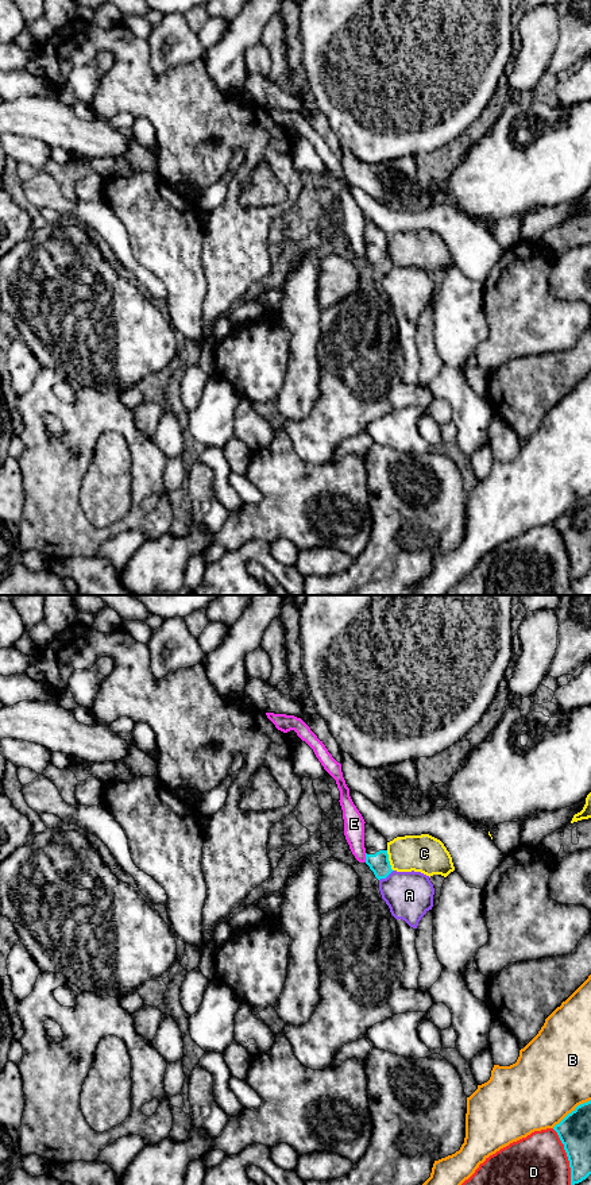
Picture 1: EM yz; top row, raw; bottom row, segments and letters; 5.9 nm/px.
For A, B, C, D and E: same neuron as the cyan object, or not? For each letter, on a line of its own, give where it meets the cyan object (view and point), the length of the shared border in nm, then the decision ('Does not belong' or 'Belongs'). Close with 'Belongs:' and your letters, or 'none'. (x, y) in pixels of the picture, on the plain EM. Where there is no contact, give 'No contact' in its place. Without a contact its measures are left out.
A: Touches cyan at yz (386, 271). Shared border 110 nm. Does not belong
B: Touches cyan at yz (572, 506). Shared border 280 nm. Does not belong
C: Touches cyan at yz (387, 255). Shared border 130 nm. Does not belong
D: Touches cyan at yz (567, 551). Shared border 360 nm. Does not belong
E: Touches cyan at yz (366, 253). Shared border 60 nm. Does not belong
Belongs: none

